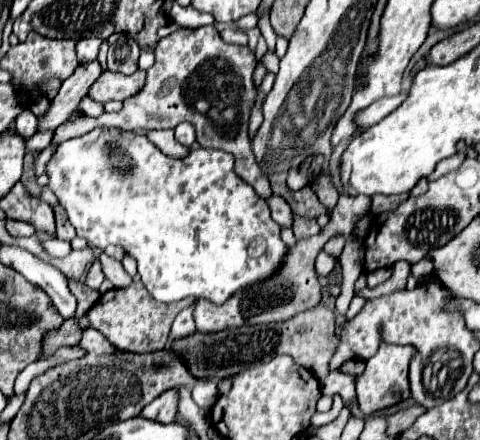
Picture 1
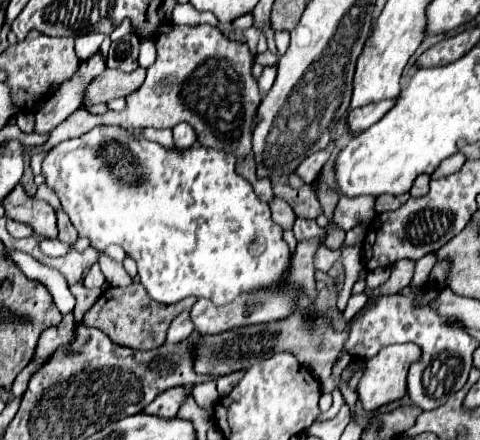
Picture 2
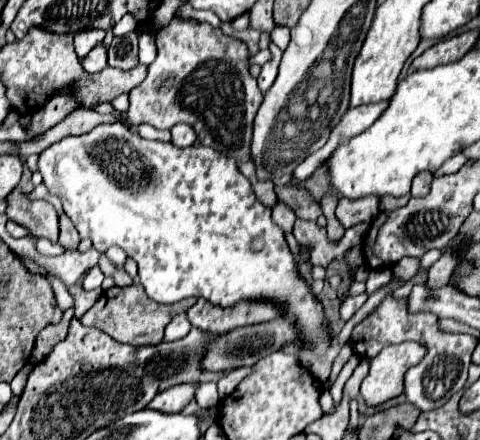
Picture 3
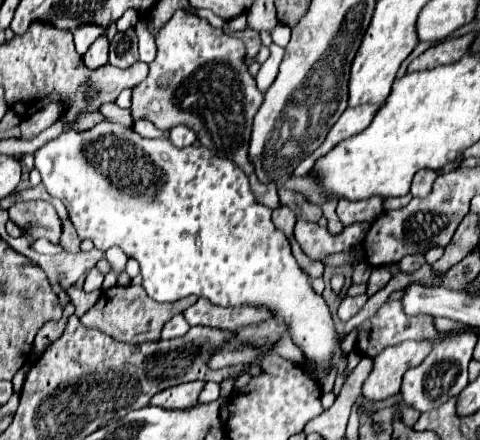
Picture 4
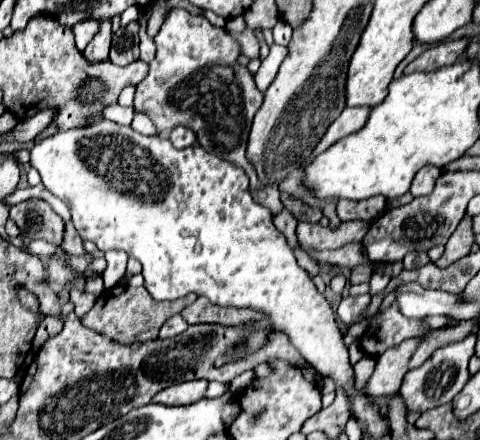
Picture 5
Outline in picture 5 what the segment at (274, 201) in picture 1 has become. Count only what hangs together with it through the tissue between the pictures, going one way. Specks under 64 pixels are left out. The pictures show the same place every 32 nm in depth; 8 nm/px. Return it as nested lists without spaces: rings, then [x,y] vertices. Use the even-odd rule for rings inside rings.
[[[282,208],[278,214],[274,214],[274,226],[286,236],[286,240],[292,248],[300,246],[296,240],[296,224],[298,224],[298,220],[286,208]]]

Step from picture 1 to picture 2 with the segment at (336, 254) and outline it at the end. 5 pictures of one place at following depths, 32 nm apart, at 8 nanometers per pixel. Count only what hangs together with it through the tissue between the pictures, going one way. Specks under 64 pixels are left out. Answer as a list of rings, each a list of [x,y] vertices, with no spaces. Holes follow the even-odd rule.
[[[332,230],[330,234],[328,234],[328,238],[326,238],[326,248],[330,248],[330,250],[340,250],[342,248],[342,244],[344,244],[344,232],[342,230]]]

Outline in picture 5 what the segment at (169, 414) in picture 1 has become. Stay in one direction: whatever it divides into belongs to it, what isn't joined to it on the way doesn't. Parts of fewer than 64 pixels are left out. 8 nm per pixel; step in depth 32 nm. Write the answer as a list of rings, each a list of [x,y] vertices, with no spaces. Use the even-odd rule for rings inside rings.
[[[192,380],[192,382],[182,382],[170,388],[158,392],[152,402],[156,404],[166,404],[166,406],[186,406],[198,402],[204,392],[206,392],[208,382],[206,380]]]

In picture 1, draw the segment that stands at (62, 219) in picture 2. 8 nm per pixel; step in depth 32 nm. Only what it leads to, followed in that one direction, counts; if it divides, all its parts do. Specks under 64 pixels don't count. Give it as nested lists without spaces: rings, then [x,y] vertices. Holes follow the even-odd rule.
[[[60,204],[54,206],[54,216],[56,216],[56,236],[60,240],[68,240],[70,242],[76,236],[76,232],[74,232],[72,224],[68,222],[68,216],[66,216],[66,212],[64,212],[64,208]]]

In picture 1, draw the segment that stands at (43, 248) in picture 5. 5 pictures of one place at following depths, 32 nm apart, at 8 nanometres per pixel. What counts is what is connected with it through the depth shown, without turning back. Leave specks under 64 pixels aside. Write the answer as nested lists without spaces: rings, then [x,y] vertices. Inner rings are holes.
[[[50,238],[44,242],[44,248],[48,250],[50,256],[56,256],[56,258],[64,258],[72,252],[72,246],[70,242],[62,242],[60,238]]]

